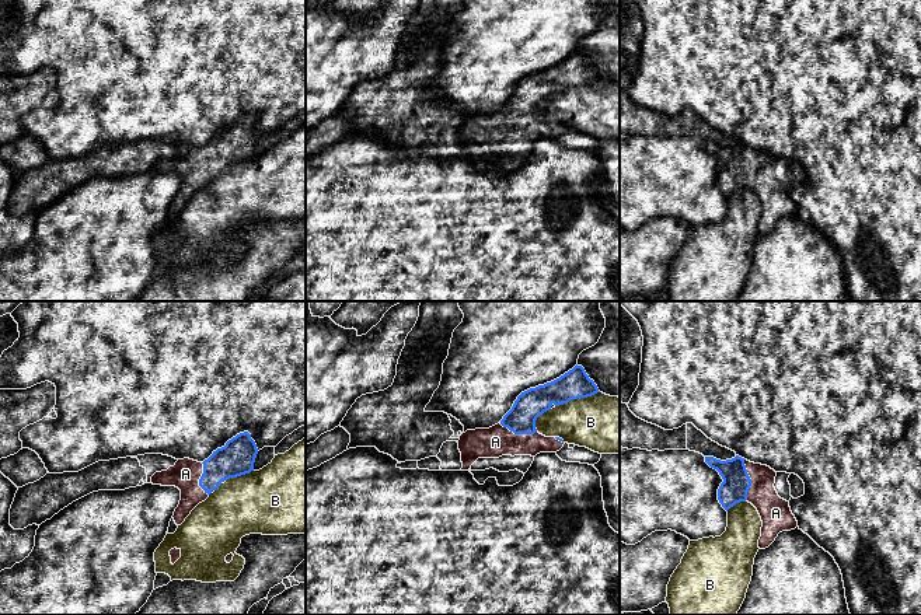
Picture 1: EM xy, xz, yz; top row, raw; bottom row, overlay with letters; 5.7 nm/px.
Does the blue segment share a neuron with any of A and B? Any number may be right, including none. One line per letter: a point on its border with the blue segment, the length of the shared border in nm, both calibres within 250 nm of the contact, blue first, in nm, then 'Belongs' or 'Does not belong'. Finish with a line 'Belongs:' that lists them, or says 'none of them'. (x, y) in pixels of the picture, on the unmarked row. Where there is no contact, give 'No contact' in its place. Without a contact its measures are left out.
A: Touches blue at yz (750, 166). Shared border 240 nm. Thickness 160 nm (blue) against 180 nm. Belongs
B: Touches blue at xz (576, 84). Shared border 280 nm. Thickness 160 nm (blue) against 340 nm. Does not belong
Belongs: A

